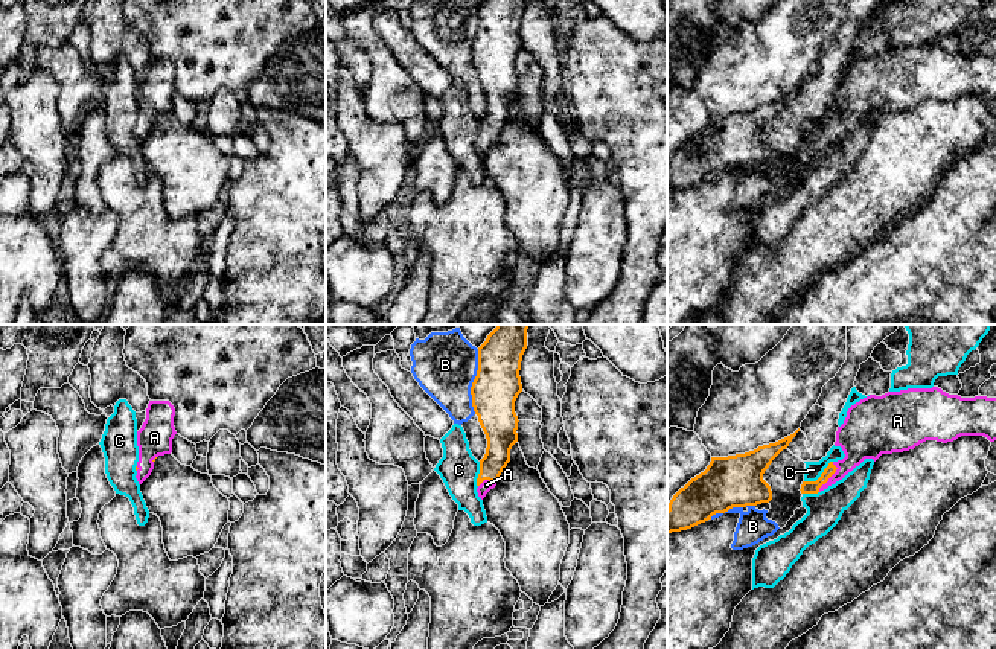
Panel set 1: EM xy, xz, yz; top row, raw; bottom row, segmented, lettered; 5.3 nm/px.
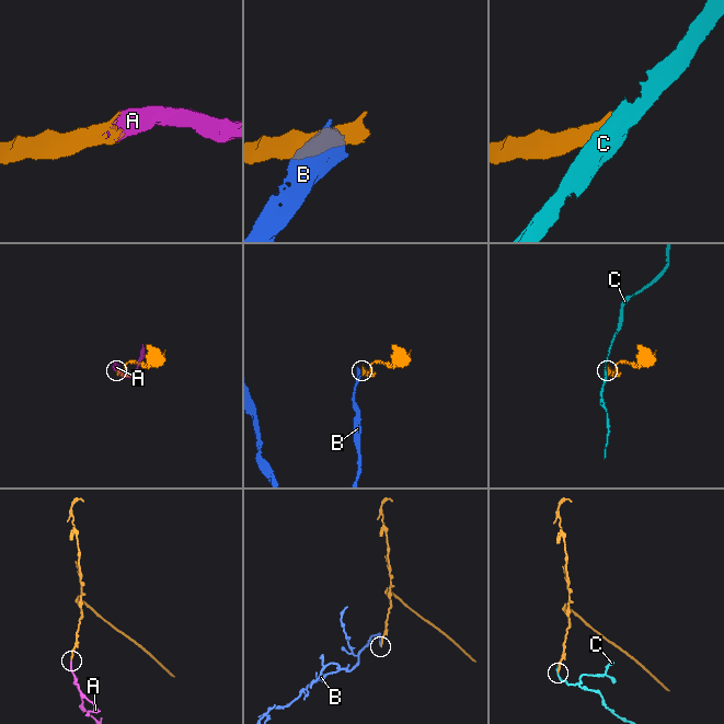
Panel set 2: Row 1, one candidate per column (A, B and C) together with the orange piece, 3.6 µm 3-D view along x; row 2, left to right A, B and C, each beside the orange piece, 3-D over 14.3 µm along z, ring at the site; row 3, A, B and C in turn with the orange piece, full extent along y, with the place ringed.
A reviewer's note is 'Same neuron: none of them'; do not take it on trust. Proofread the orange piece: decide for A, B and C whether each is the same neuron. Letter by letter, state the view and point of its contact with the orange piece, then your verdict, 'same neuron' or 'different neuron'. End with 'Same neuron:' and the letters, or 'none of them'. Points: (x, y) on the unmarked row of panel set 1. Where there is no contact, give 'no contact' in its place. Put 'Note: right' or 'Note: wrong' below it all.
A: yz (830, 134) | same neuron
B: xz (474, 40) | different neuron
C: yz (821, 134) | different neuron
Same neuron: A
Note: wrong

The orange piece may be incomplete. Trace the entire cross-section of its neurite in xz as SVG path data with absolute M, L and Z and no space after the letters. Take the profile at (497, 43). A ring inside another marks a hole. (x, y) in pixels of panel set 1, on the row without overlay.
M484 0L478 6L478 29L471 46L472 66L486 93L477 151L483 158L496 145L518 101L515 59L522 50L521 20L527 0Z

